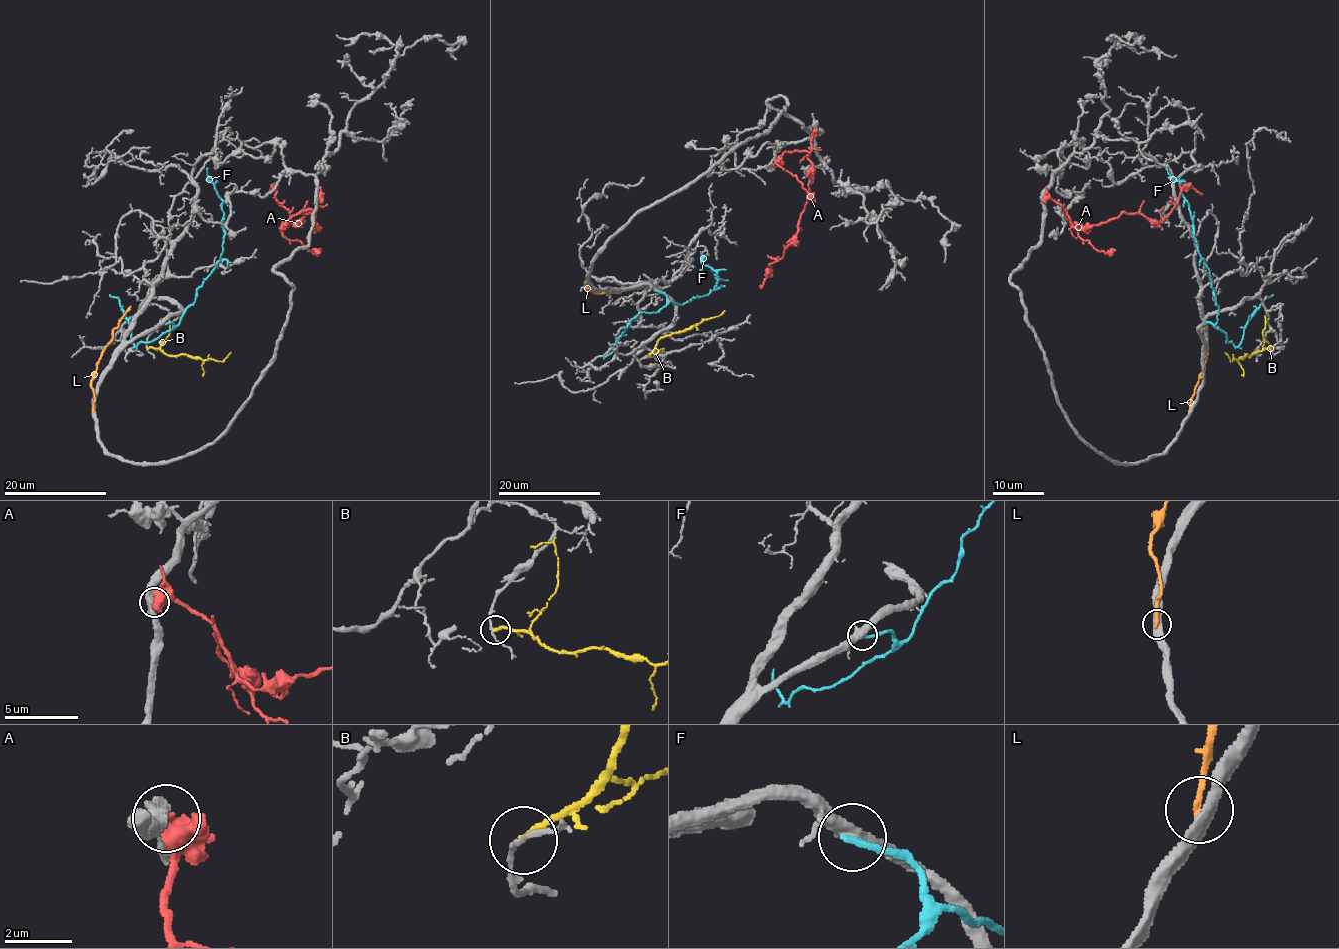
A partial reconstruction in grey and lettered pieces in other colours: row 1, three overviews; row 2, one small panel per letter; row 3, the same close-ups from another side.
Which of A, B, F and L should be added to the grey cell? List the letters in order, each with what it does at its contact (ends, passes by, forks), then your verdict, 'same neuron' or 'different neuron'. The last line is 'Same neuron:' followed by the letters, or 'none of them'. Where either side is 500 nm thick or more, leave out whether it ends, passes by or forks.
A: different neuron
B: it ends | different neuron
F: it ends | different neuron
L: it ends | different neuron
Same neuron: none of them

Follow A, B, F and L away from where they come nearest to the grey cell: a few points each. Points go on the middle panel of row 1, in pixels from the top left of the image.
A: (811, 129), (809, 156), (812, 168), (798, 229), (784, 255), (769, 265), (761, 288)
B: (641, 359), (662, 337), (679, 333), (725, 310)
F: (656, 290), (676, 304), (704, 296), (719, 279), (703, 263), (702, 252)
L: (587, 275), (585, 283), (595, 293), (625, 288)

